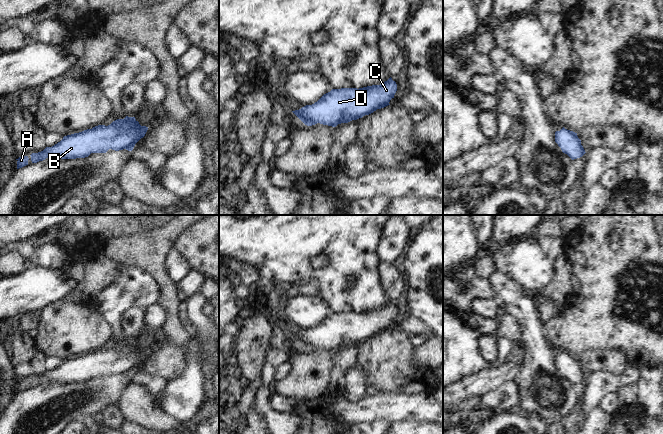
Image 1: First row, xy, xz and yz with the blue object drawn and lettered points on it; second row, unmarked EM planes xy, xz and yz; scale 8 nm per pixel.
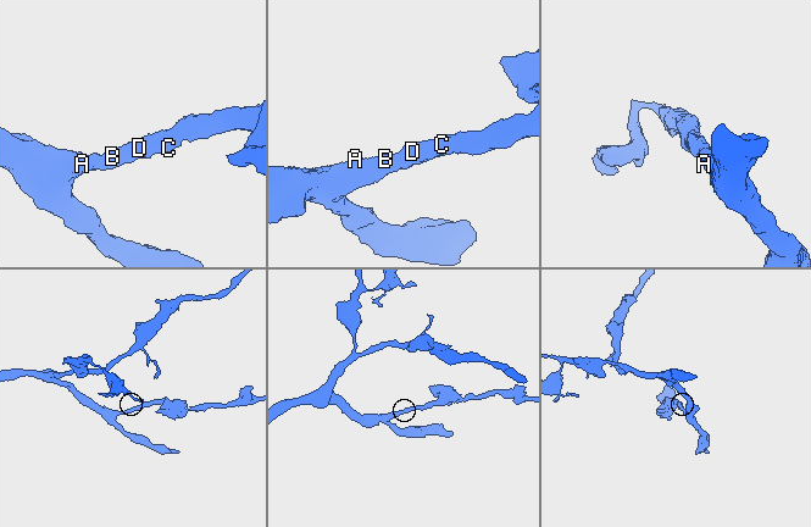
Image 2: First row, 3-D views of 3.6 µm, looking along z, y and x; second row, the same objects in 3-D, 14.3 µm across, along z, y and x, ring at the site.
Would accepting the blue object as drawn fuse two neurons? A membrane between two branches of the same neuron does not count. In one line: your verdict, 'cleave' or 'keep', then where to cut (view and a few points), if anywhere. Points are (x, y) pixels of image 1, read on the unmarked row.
keep; cut none

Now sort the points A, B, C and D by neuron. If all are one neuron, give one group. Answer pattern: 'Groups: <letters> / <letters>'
Groups: A B C D.

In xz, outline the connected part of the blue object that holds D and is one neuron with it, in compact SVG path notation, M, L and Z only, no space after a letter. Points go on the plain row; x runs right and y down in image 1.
M390 301L380 309L332 313L314 328L292 336L307 350L320 347L336 351L390 329L396 315L397 308Z

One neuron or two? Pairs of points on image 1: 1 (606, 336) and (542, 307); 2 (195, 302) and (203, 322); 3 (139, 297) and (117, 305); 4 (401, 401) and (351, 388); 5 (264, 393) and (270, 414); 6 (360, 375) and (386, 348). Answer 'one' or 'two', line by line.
1: two
2: one
3: one
4: two
5: one
6: two

